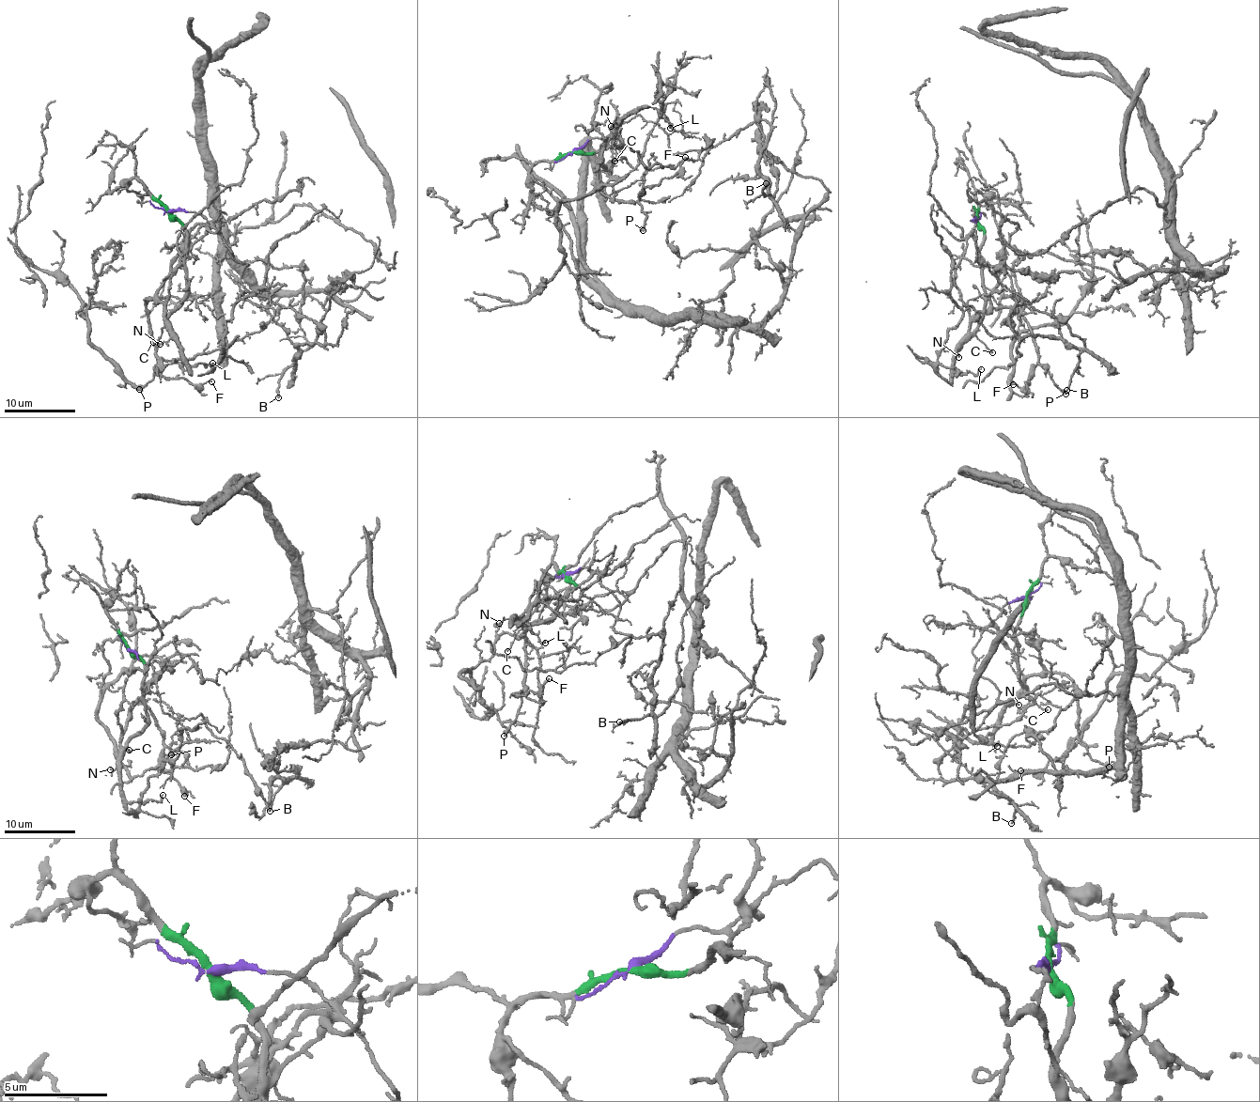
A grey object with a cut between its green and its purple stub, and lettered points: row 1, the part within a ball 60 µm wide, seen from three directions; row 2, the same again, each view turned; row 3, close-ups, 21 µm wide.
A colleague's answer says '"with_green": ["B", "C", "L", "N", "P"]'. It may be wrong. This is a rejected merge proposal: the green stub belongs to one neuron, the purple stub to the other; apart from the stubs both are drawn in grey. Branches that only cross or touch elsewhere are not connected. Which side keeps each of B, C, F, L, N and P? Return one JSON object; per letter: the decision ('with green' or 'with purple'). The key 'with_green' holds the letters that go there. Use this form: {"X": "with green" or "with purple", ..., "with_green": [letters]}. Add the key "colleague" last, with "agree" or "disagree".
{"B": "with purple", "C": "with green", "F": "with green", "L": "with green", "N": "with green", "P": "with green", "with_green": ["C", "F", "L", "N", "P"], "colleague": "disagree"}

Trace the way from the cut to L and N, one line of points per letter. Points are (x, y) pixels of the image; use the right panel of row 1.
L: (977, 222), (983, 233), (979, 266), (985, 305), (978, 328), (957, 352), (952, 376), (975, 374), (980, 368)
N: (977, 222), (983, 233), (979, 266), (983, 271), (985, 305), (978, 328), (961, 346), (959, 357)

